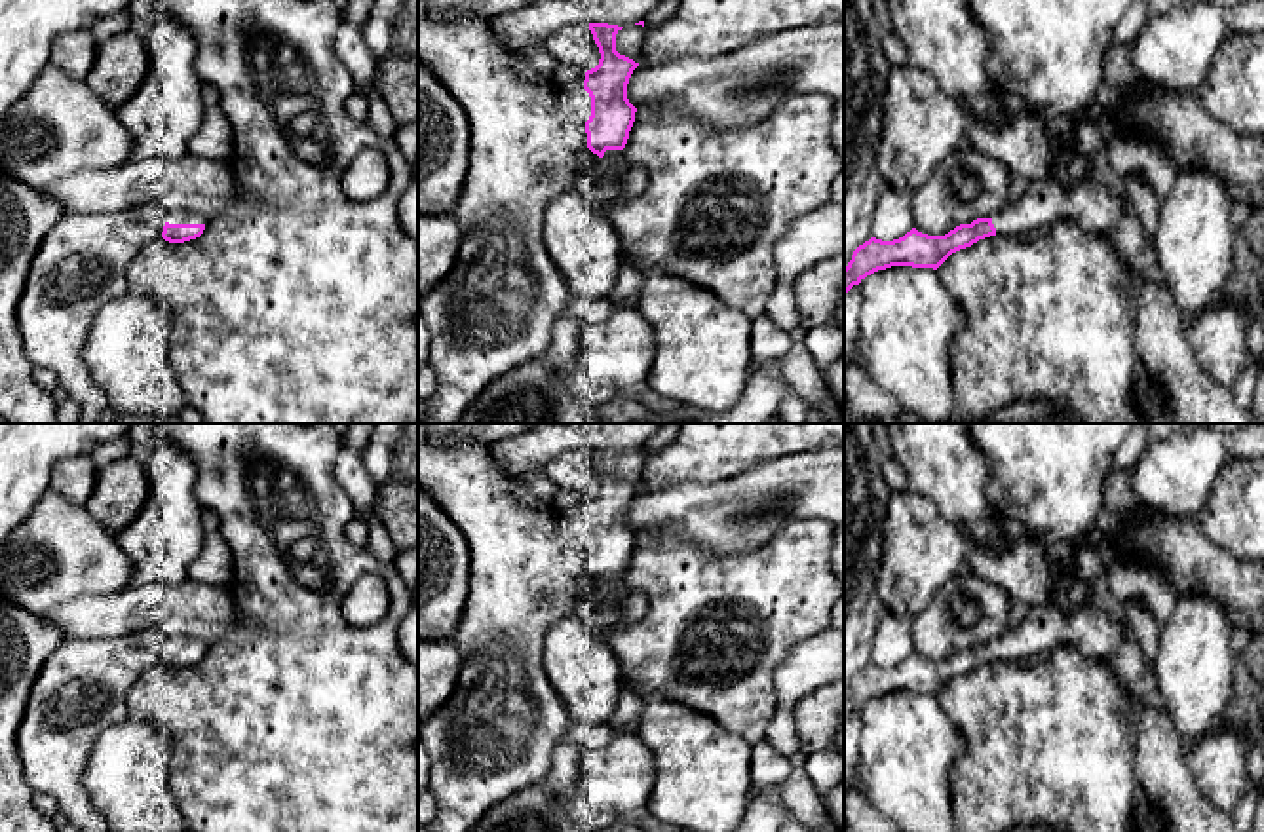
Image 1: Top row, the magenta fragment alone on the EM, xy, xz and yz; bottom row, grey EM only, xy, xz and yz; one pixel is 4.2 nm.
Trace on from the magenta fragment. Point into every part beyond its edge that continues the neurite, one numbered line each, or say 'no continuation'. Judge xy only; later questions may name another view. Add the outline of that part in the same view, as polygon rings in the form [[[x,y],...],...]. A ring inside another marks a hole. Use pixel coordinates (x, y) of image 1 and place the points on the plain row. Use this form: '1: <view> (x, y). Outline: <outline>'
1: xy (175, 642). Outline: [[[171,636],[165,640],[165,648],[169,650],[207,650],[205,644],[188,638],[188,636]]]

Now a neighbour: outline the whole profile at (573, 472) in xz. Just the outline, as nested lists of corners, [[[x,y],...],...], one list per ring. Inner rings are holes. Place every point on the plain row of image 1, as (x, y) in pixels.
[[[574,448],[542,467],[542,473],[557,486],[578,498],[587,498],[599,490],[601,479],[589,456],[589,448]]]

